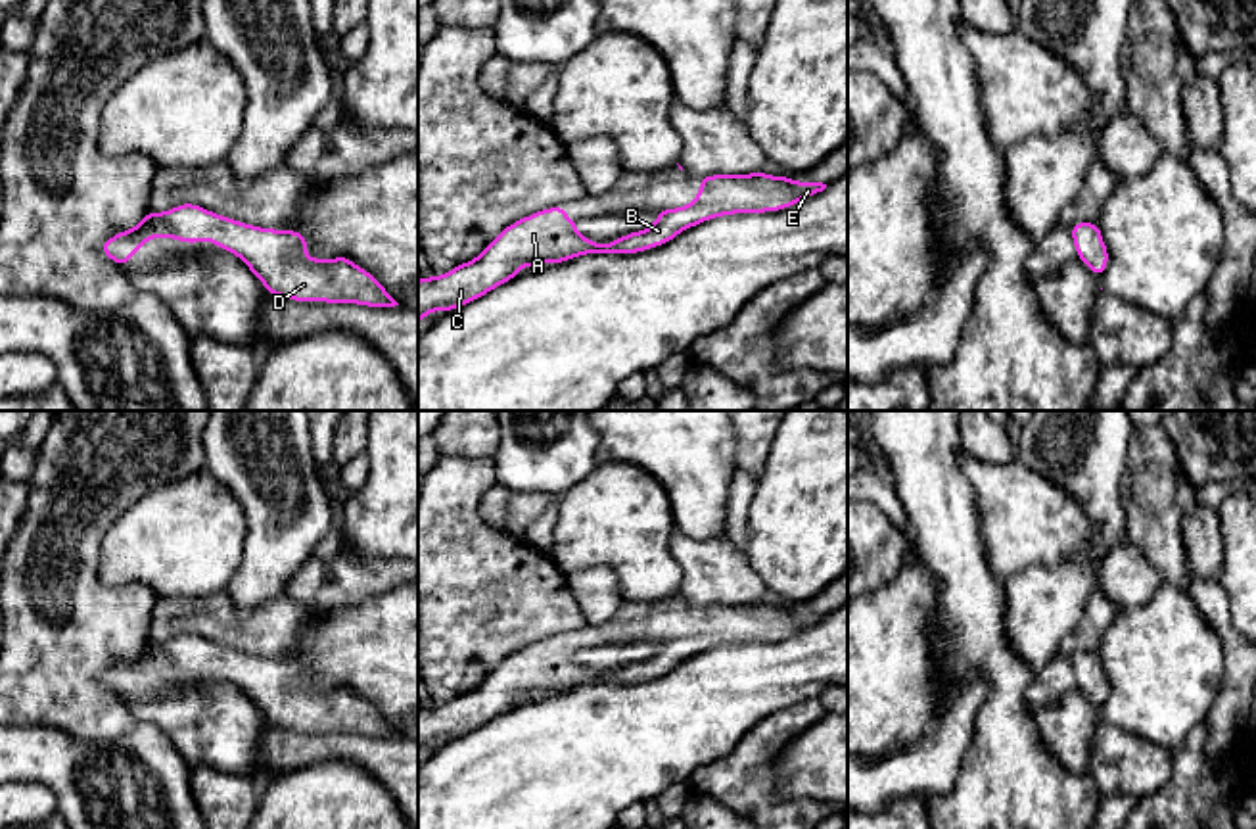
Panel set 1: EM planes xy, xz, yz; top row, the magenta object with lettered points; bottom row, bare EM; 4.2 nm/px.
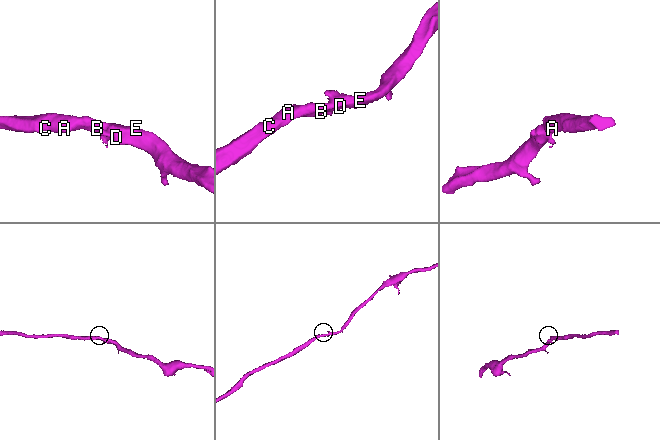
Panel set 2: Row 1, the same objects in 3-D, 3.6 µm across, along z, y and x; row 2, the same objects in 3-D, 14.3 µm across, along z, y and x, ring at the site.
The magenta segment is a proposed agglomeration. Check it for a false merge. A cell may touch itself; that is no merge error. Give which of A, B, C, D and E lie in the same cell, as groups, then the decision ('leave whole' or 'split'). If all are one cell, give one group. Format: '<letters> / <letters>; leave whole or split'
A B C D E; leave whole

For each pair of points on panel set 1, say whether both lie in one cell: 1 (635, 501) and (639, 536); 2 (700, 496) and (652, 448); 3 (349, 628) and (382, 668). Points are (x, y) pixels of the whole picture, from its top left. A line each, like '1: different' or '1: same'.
1: same
2: same
3: same

